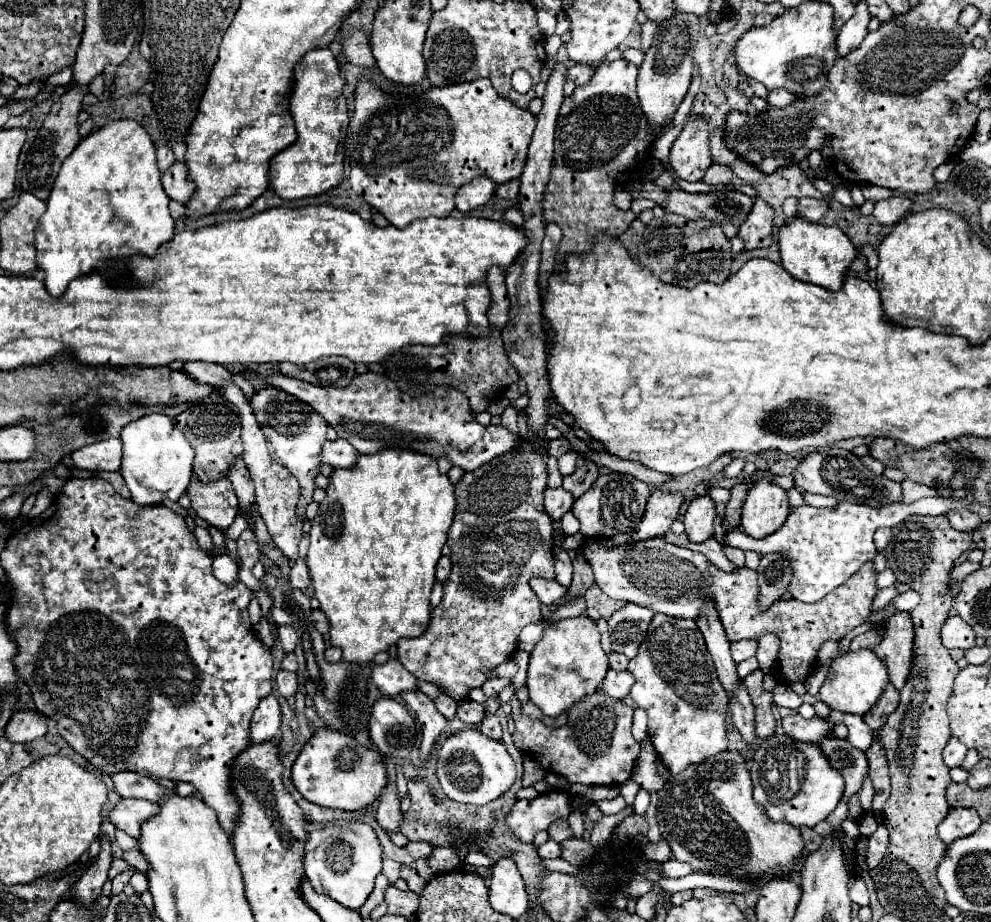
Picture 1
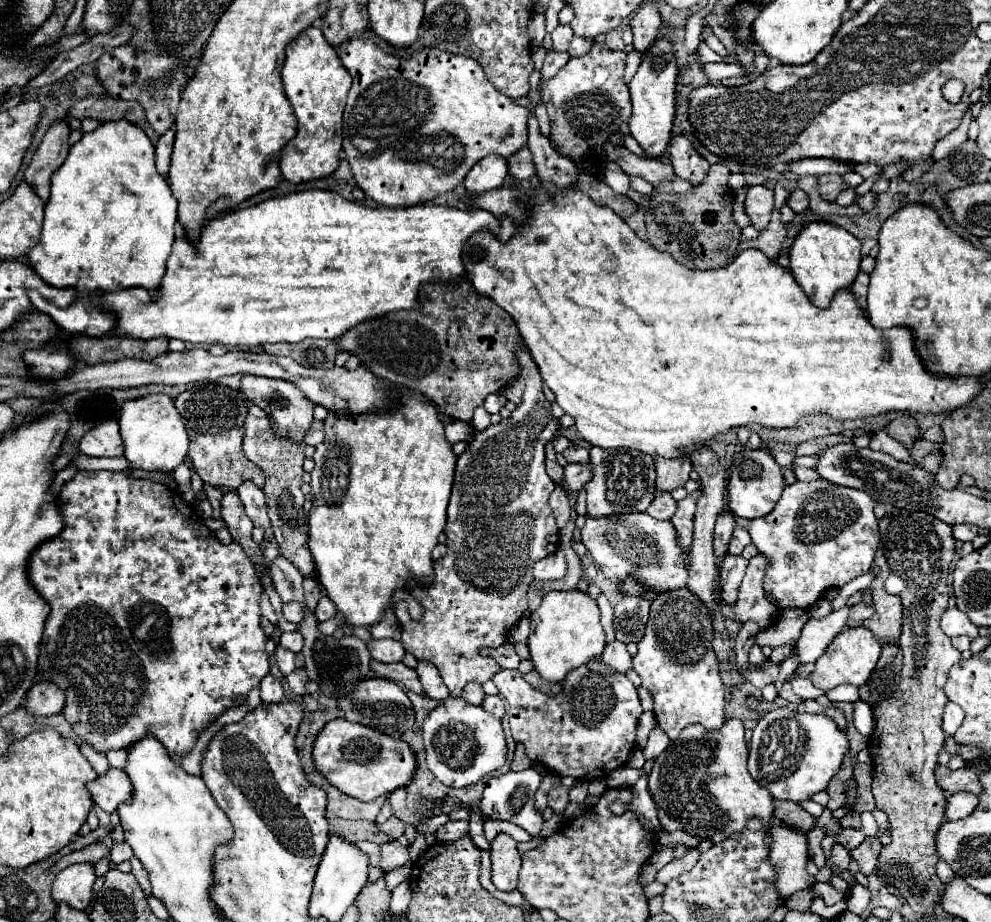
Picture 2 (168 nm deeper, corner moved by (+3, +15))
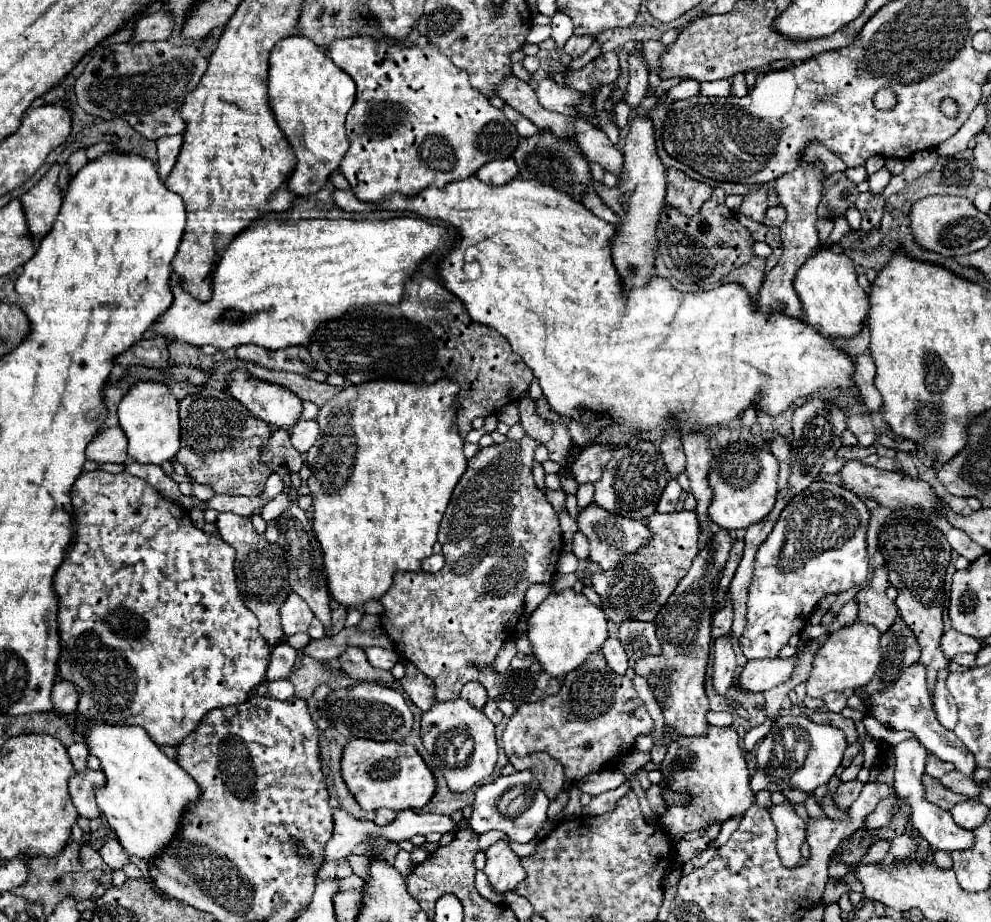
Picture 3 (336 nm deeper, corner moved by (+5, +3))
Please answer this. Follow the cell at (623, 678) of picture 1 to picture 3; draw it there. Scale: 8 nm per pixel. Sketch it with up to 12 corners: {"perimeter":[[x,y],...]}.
{"perimeter":[[618,639],[602,645],[608,667],[618,675],[628,669],[628,657]]}

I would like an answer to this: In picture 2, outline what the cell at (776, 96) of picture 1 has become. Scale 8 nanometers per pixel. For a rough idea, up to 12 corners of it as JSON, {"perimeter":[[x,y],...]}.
{"perimeter":[[706,63],[712,83],[726,77],[744,77],[738,63]]}

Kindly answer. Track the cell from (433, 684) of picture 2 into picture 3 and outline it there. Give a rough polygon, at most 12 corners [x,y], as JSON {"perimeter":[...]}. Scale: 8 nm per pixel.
{"perimeter":[[406,659],[406,675],[400,679],[404,691],[418,709],[434,705],[434,681]]}

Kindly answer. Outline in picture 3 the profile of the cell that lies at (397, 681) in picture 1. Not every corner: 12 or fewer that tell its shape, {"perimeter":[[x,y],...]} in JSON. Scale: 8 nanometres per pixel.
{"perimeter":[[366,647],[368,661],[390,671],[398,653],[382,647]]}

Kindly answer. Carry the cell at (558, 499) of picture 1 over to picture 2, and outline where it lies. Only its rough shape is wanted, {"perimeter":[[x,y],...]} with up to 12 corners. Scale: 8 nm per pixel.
{"perimeter":[[592,463],[566,465],[564,485],[580,491],[592,477]]}

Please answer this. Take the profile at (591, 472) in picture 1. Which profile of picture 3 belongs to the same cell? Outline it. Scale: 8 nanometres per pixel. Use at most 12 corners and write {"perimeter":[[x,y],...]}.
{"perimeter":[[544,397],[538,413],[554,423],[554,437],[546,443],[550,459],[568,465],[576,451],[570,431],[548,409]]}

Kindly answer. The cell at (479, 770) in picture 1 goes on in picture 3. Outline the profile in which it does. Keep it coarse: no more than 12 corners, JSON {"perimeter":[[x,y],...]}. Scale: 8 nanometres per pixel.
{"perimeter":[[436,701],[420,735],[452,793],[494,773],[494,725]]}

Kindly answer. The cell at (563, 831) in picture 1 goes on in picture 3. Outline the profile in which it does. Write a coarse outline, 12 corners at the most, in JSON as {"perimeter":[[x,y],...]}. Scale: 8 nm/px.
{"perimeter":[[546,753],[512,757],[516,771],[532,769],[548,799],[564,791],[564,769]]}

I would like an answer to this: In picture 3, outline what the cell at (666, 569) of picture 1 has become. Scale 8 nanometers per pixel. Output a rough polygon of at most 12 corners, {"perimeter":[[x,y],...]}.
{"perimeter":[[582,509],[590,561],[614,569],[652,537],[642,521]]}

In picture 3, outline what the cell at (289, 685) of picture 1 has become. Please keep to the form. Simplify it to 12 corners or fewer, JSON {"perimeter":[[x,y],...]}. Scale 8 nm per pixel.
{"perimeter":[[286,643],[272,649],[268,681],[286,679],[296,663],[296,649]]}

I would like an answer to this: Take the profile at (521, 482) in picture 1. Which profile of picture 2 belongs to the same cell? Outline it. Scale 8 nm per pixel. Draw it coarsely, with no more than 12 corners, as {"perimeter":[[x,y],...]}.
{"perimeter":[[528,349],[522,405],[458,457],[448,553],[404,649],[450,695],[502,669],[534,563],[560,547]]}

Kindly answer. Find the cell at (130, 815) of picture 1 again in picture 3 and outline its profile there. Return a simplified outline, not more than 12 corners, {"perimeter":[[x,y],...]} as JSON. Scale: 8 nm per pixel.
{"perimeter":[[102,771],[76,773],[68,787],[80,817],[96,819],[96,789],[106,785]]}

